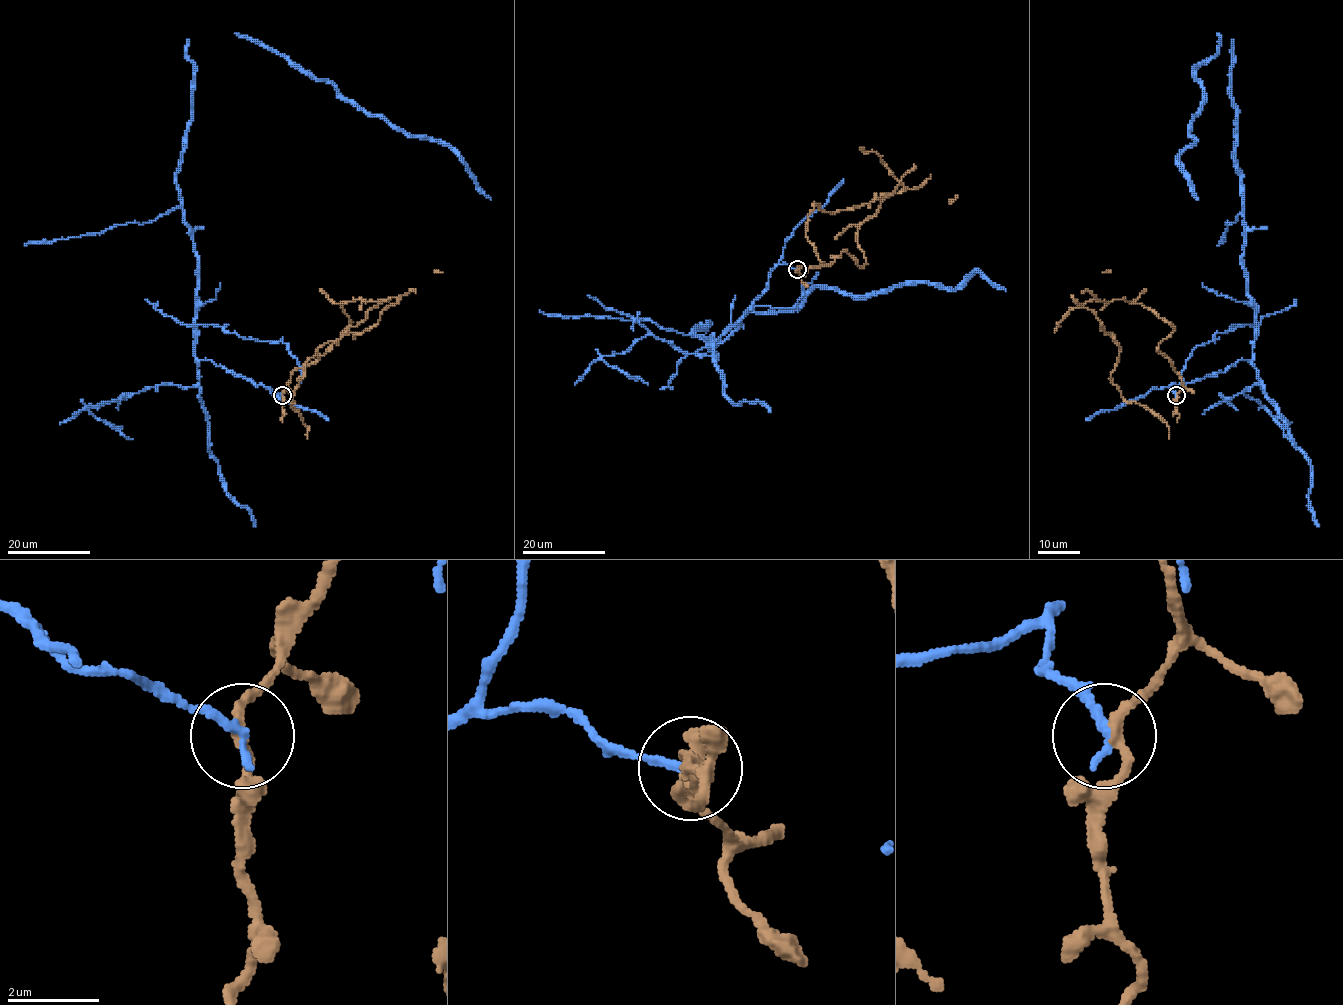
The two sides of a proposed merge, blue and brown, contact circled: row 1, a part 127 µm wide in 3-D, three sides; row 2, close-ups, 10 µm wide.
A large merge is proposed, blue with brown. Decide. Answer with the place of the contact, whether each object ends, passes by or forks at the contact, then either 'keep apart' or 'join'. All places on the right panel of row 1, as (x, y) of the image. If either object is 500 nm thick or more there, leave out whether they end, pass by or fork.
place (1176, 395); blue ends; brown passes by; keep apart

